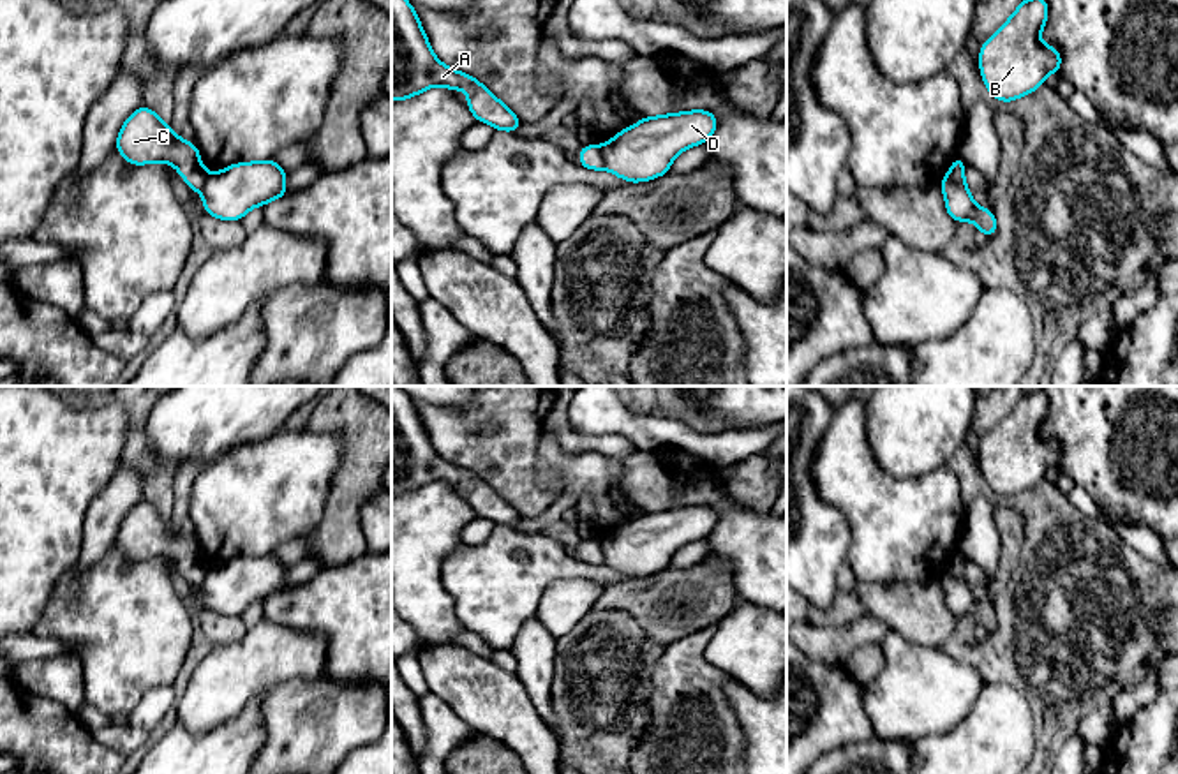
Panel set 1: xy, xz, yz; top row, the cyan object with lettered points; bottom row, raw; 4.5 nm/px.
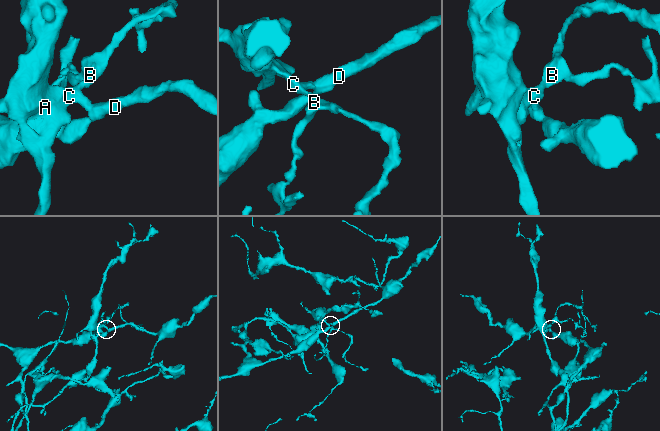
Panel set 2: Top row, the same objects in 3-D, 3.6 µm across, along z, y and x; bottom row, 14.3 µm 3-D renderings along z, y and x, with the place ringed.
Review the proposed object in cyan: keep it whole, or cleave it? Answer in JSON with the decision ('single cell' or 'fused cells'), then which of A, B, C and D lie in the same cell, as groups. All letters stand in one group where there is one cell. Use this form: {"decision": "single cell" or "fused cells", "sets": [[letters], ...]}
{"decision": "fused cells", "sets": [["A", "B", "C"], ["D"]]}

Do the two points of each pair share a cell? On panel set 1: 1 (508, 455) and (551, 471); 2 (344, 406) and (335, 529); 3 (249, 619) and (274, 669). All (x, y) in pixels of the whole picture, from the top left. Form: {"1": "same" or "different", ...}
{"1": "different", "2": "same", "3": "different"}

